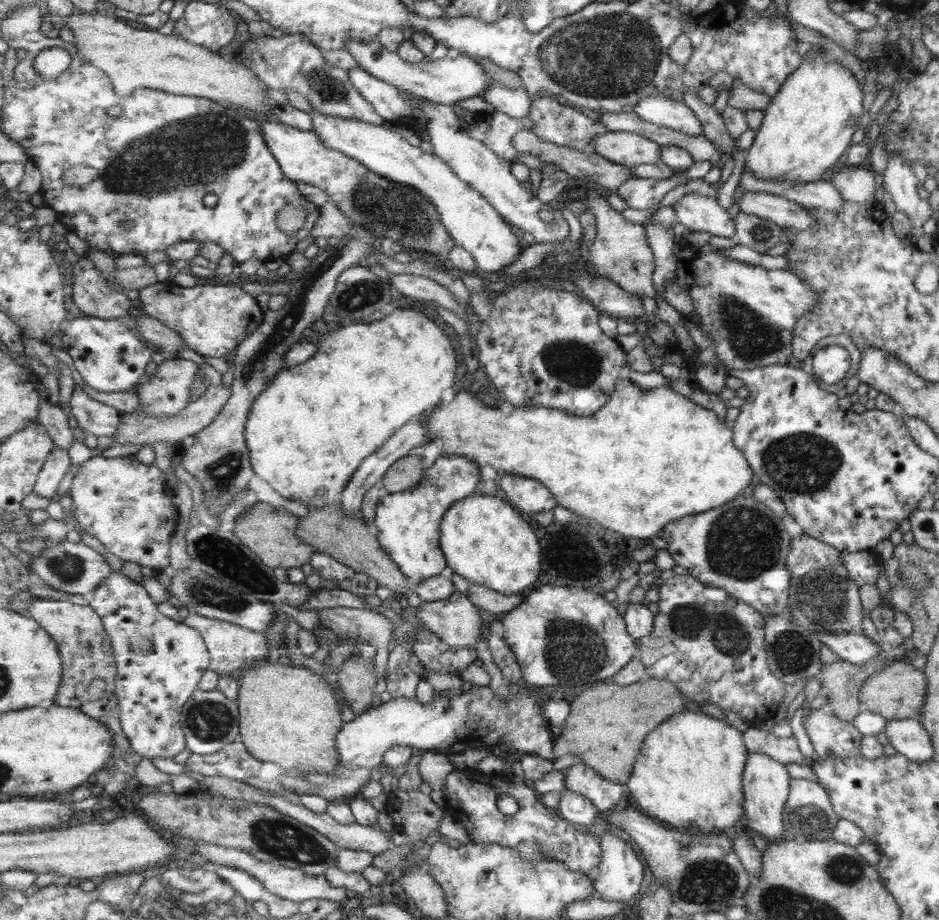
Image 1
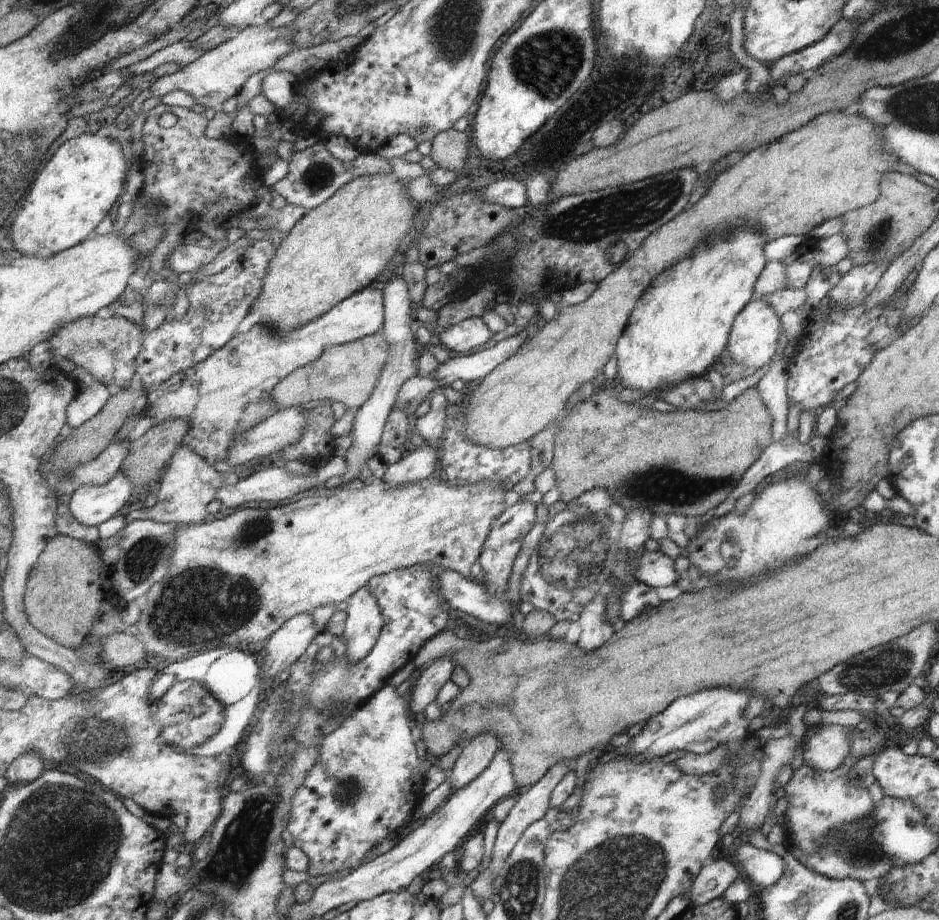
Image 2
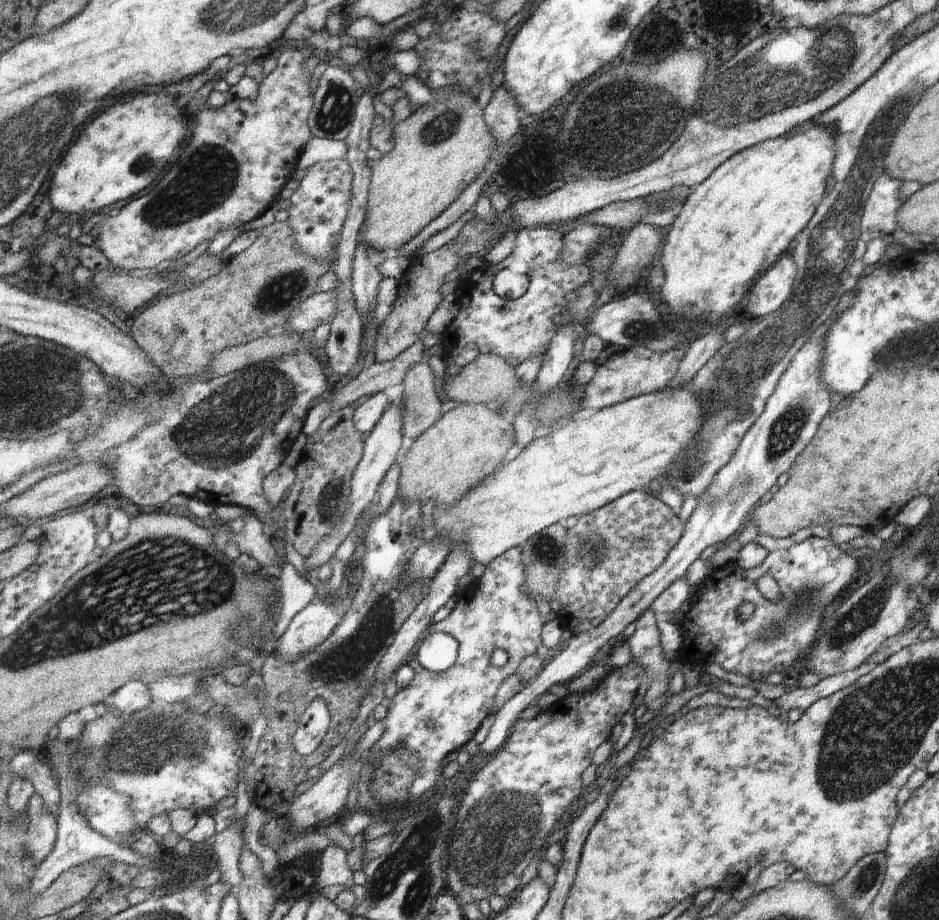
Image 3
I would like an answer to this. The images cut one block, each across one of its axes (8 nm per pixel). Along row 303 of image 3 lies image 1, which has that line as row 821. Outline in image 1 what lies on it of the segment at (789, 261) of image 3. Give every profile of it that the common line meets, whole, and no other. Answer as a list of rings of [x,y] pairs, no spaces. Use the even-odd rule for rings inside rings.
[[[748,752],[748,762],[744,763],[743,773],[745,821],[742,825],[747,828],[747,832],[757,834],[766,841],[785,838],[783,820],[786,812],[783,804],[788,796],[789,780],[785,765],[775,762],[764,753]]]

